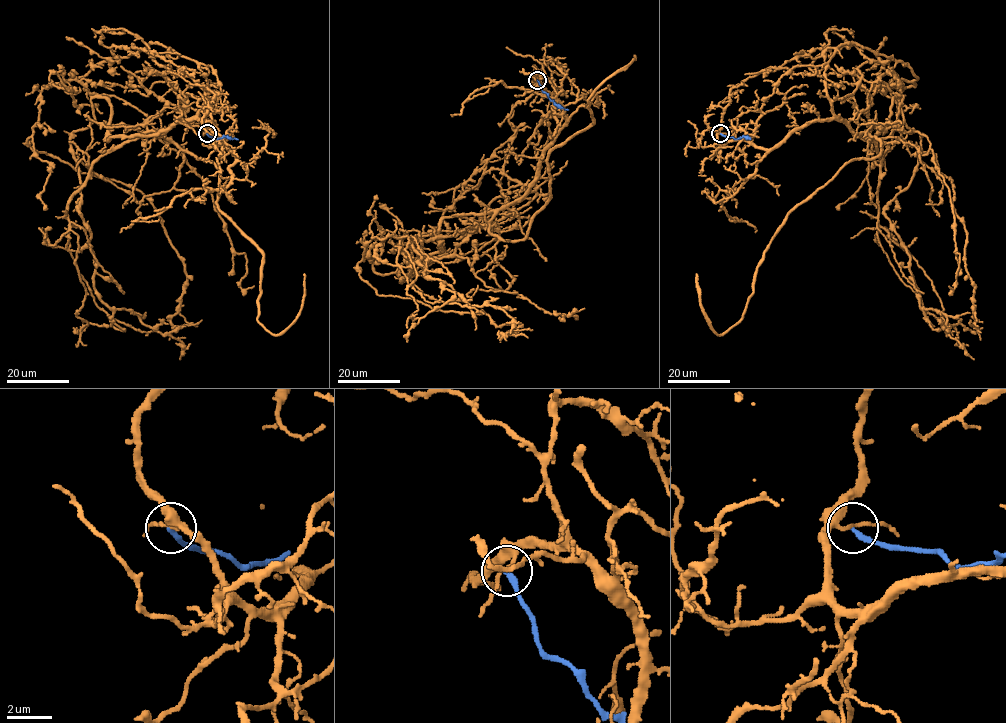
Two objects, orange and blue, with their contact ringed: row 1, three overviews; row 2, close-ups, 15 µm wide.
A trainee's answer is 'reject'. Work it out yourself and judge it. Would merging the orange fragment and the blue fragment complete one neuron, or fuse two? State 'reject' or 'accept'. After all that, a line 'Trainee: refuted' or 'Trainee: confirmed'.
reject
Trainee: confirmed

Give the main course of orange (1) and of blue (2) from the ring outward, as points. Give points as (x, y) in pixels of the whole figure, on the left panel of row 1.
1: (206, 134), (213, 93), (113, 45), (42, 87), (27, 142), (137, 189), (186, 274), (171, 323), (202, 320)
2: (206, 134), (217, 138), (237, 139)

